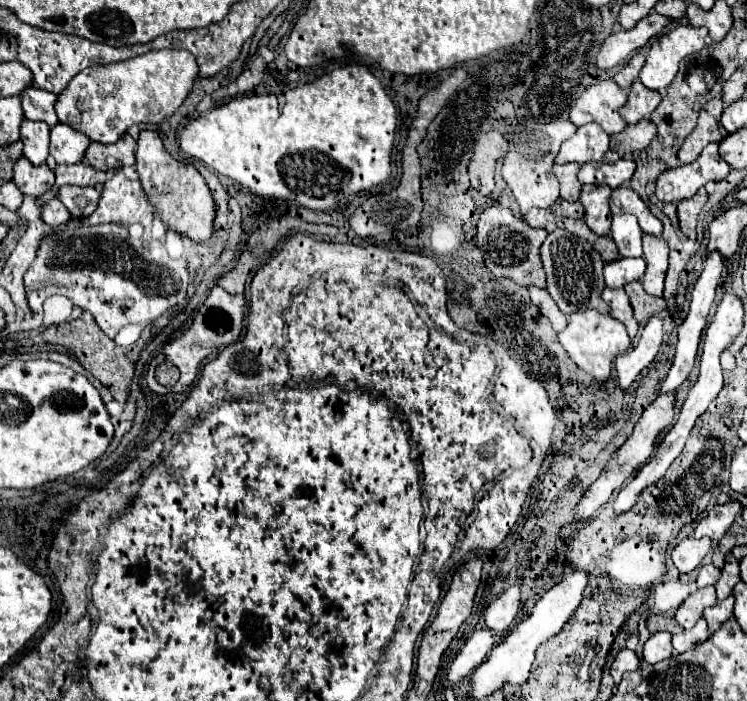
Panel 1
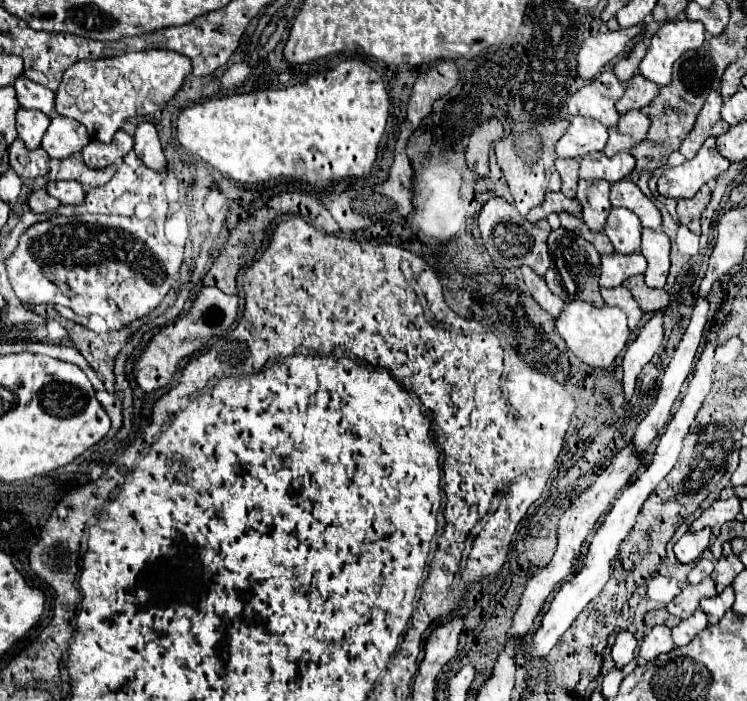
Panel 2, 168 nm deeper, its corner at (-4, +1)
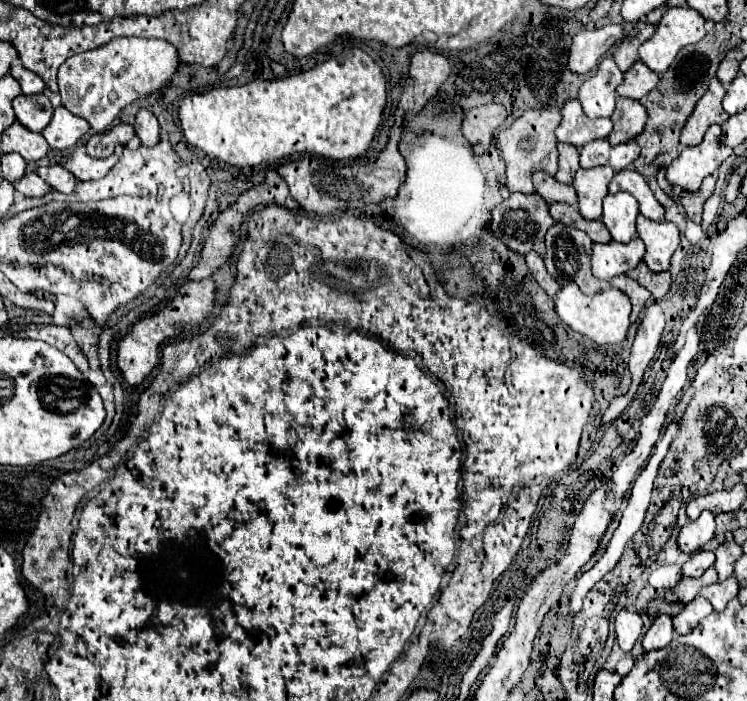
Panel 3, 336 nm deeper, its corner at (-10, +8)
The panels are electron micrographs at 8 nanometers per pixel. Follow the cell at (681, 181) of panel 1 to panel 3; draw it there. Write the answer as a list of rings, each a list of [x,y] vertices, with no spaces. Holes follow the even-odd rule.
[[[711,126],[699,146],[685,148],[669,166],[667,180],[687,192],[697,192],[703,178],[711,176],[729,156],[731,148],[721,144],[721,126]]]

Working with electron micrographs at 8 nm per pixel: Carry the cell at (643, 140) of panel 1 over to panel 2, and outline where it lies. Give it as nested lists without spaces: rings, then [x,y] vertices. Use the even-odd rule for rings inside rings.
[[[633,109],[633,111],[627,111],[625,115],[619,117],[617,125],[609,127],[609,141],[603,149],[603,153],[607,157],[613,157],[615,153],[621,153],[621,151],[631,151],[637,143],[641,143],[649,131],[649,117],[643,115],[641,111]]]

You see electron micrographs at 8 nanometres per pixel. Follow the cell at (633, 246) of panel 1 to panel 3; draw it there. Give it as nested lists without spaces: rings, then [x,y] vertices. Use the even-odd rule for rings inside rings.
[[[627,192],[609,194],[603,200],[601,220],[617,242],[627,244],[633,238],[637,238],[637,222],[635,222],[637,216],[639,216],[639,202]]]

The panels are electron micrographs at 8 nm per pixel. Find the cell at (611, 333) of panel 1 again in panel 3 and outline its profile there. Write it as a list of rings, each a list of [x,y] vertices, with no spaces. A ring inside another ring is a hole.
[[[567,282],[561,292],[553,298],[555,310],[559,318],[575,332],[587,336],[595,344],[617,344],[623,342],[629,330],[629,314],[631,314],[631,302],[627,296],[617,288],[605,288],[597,296],[585,296],[575,282]]]

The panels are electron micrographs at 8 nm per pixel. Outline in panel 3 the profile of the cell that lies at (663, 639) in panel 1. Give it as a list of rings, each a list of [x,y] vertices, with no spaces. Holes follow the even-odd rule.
[[[659,616],[653,626],[647,630],[647,634],[643,636],[643,648],[649,650],[661,650],[665,648],[673,638],[675,638],[675,630],[673,630],[673,622],[671,616]]]

